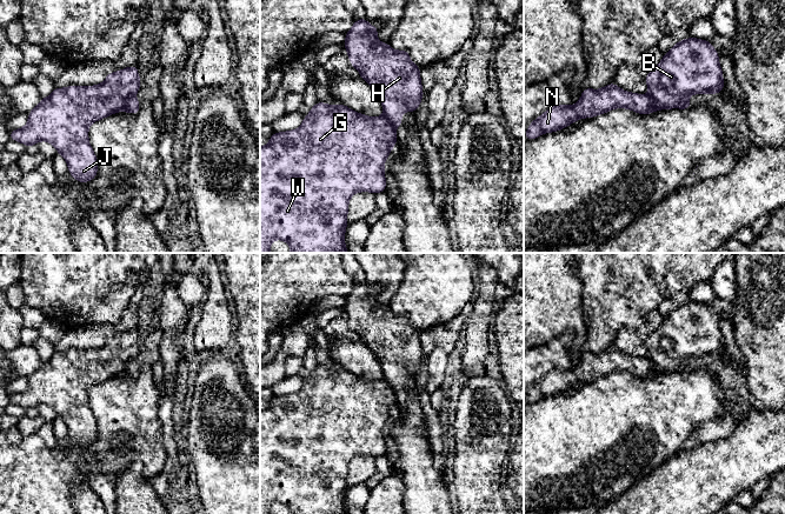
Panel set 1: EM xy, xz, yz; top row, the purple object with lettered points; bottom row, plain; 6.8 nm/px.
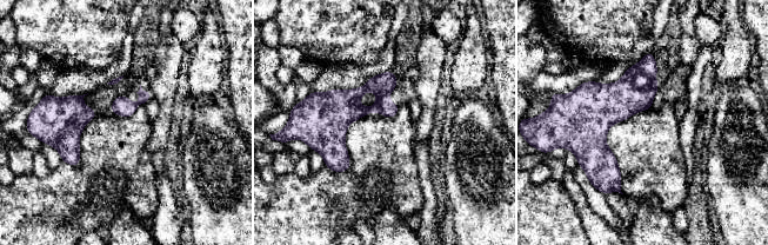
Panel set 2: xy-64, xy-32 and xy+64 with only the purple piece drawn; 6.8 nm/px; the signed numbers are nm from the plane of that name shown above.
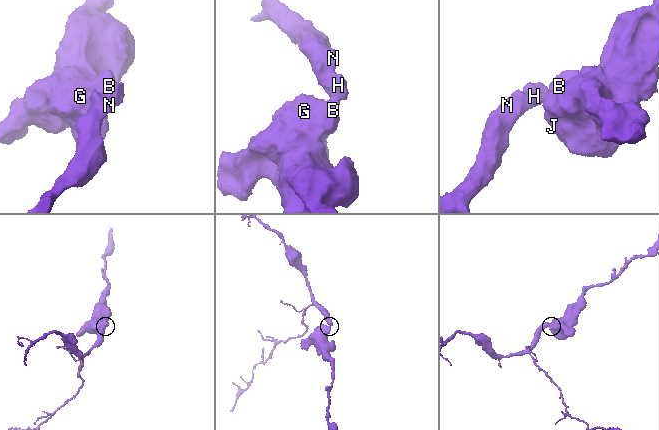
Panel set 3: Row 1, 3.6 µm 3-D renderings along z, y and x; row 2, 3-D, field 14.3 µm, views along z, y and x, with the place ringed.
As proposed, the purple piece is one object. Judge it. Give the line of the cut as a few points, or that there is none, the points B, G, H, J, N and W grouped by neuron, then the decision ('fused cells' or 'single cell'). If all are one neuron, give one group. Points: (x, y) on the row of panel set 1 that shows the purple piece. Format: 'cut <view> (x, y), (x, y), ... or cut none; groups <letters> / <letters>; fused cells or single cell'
cut xy (133, 95), (126, 100), (122, 109); groups B G J W / H N; fused cells

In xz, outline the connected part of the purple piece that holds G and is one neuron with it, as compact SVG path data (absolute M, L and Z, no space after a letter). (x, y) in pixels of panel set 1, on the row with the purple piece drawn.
M319 101L304 116L304 122L295 131L287 131L272 134L268 143L260 147L260 253L272 253L270 245L273 240L284 240L291 247L291 253L348 253L345 247L345 229L347 227L348 201L357 192L372 192L374 194L385 192L386 179L384 165L386 158L397 143L394 125L385 116L368 118L365 114L355 113L345 105L330 106Z

